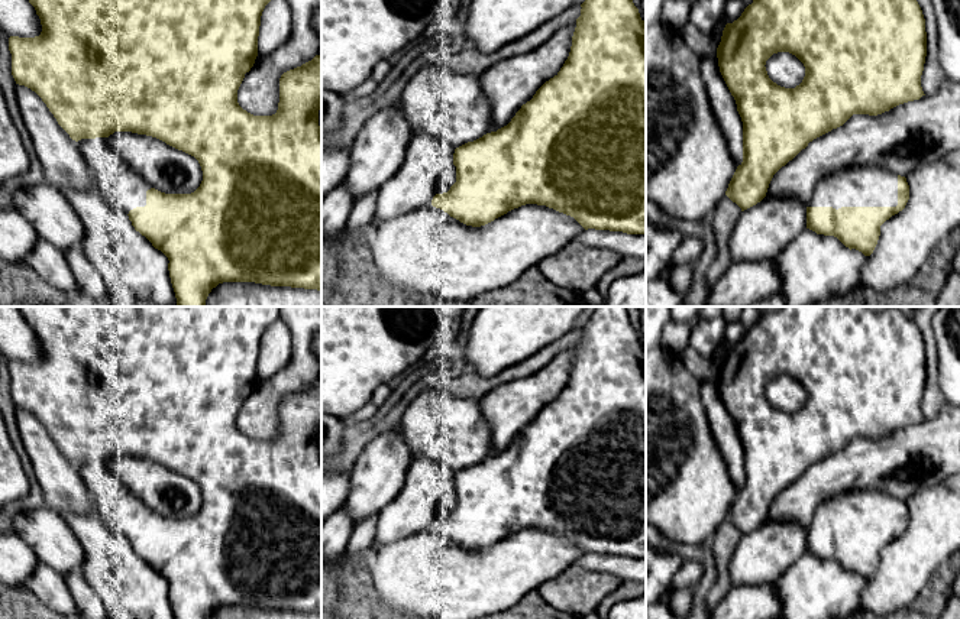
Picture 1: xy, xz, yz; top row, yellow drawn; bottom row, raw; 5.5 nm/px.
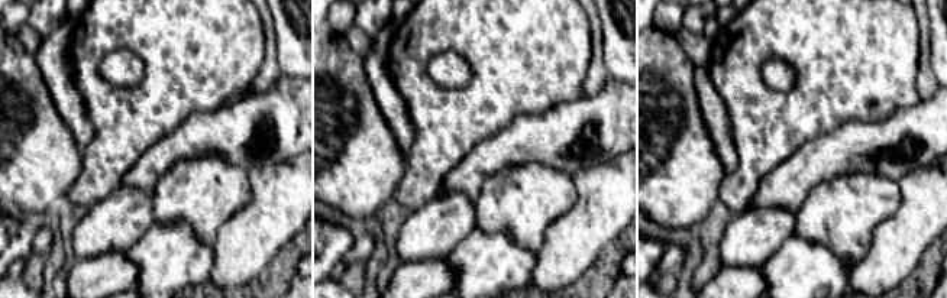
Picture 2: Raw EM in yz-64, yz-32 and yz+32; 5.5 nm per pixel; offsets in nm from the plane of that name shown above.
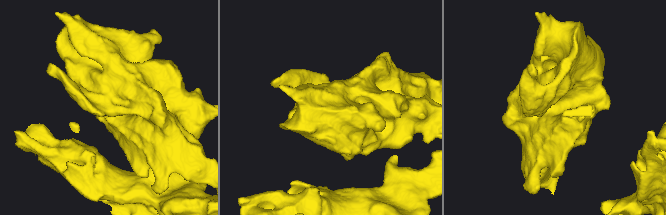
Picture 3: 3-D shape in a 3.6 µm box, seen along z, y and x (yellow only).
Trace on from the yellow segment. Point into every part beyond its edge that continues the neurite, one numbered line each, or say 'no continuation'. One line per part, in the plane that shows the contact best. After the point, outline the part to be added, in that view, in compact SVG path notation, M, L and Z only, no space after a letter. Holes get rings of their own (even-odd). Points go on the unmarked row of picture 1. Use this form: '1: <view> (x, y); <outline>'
1: yz (856, 511); M859 490L821 503L807 531L896 531L898 499L885 492Z

